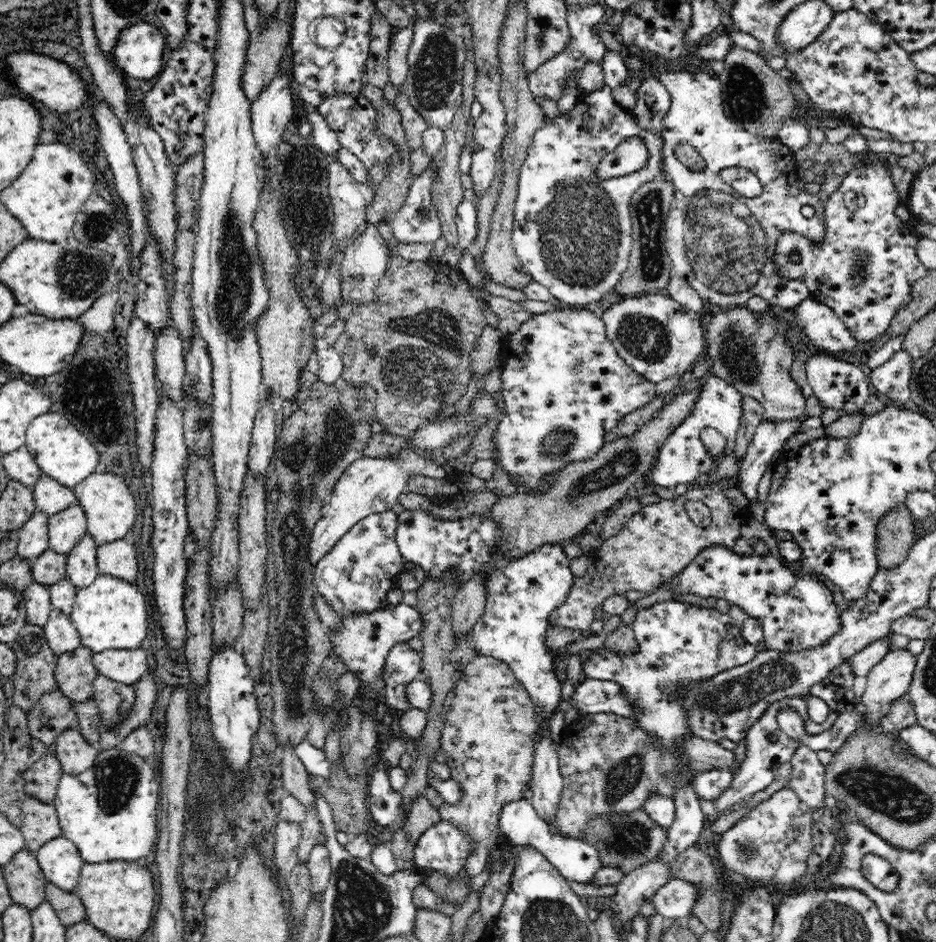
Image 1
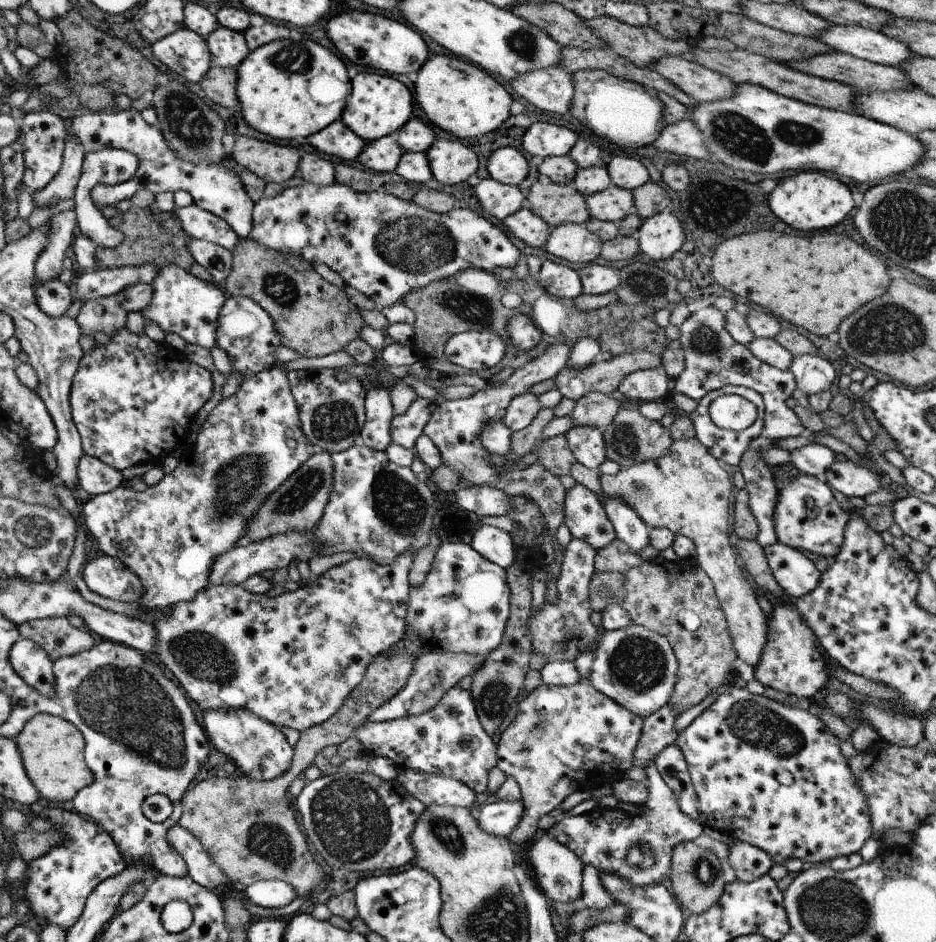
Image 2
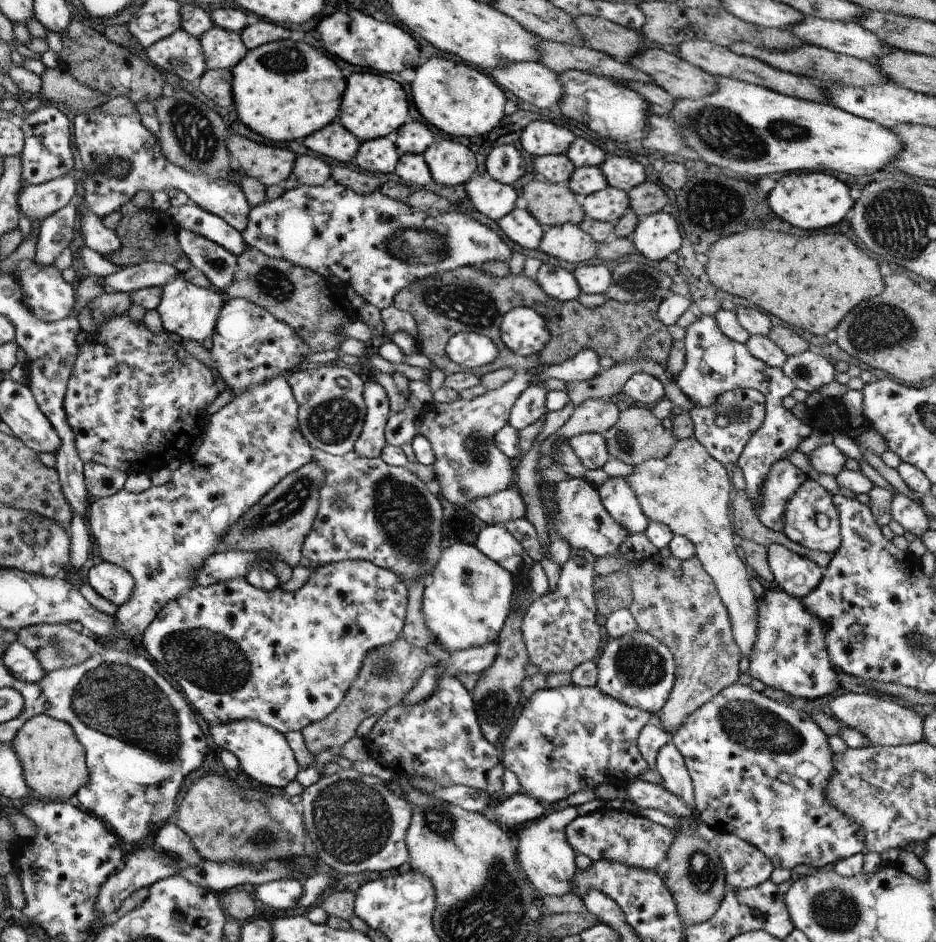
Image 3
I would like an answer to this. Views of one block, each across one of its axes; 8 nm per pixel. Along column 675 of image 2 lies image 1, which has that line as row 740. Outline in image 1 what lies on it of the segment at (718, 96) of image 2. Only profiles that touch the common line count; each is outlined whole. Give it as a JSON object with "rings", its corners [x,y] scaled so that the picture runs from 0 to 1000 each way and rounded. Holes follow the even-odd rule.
{"rings":[[[84,772],[66,777],[59,789],[57,799],[66,813],[66,821],[73,823],[83,823],[95,817],[106,799],[105,795],[92,788]]]}

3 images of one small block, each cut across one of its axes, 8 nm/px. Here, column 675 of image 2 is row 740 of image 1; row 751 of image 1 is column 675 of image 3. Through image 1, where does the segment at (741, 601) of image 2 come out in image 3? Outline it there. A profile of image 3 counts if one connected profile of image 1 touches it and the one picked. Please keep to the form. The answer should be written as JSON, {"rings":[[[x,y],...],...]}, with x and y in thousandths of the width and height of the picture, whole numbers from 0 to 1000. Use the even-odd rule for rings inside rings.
{"rings":[[[738,464],[724,467],[710,486],[696,487],[677,496],[668,510],[693,554],[709,556],[720,568],[733,569],[741,577],[743,591],[761,614],[777,646],[786,685],[791,693],[801,700],[810,674],[811,646],[801,624],[799,605],[786,586],[778,544],[783,514],[775,495],[761,486],[743,464]]]}

